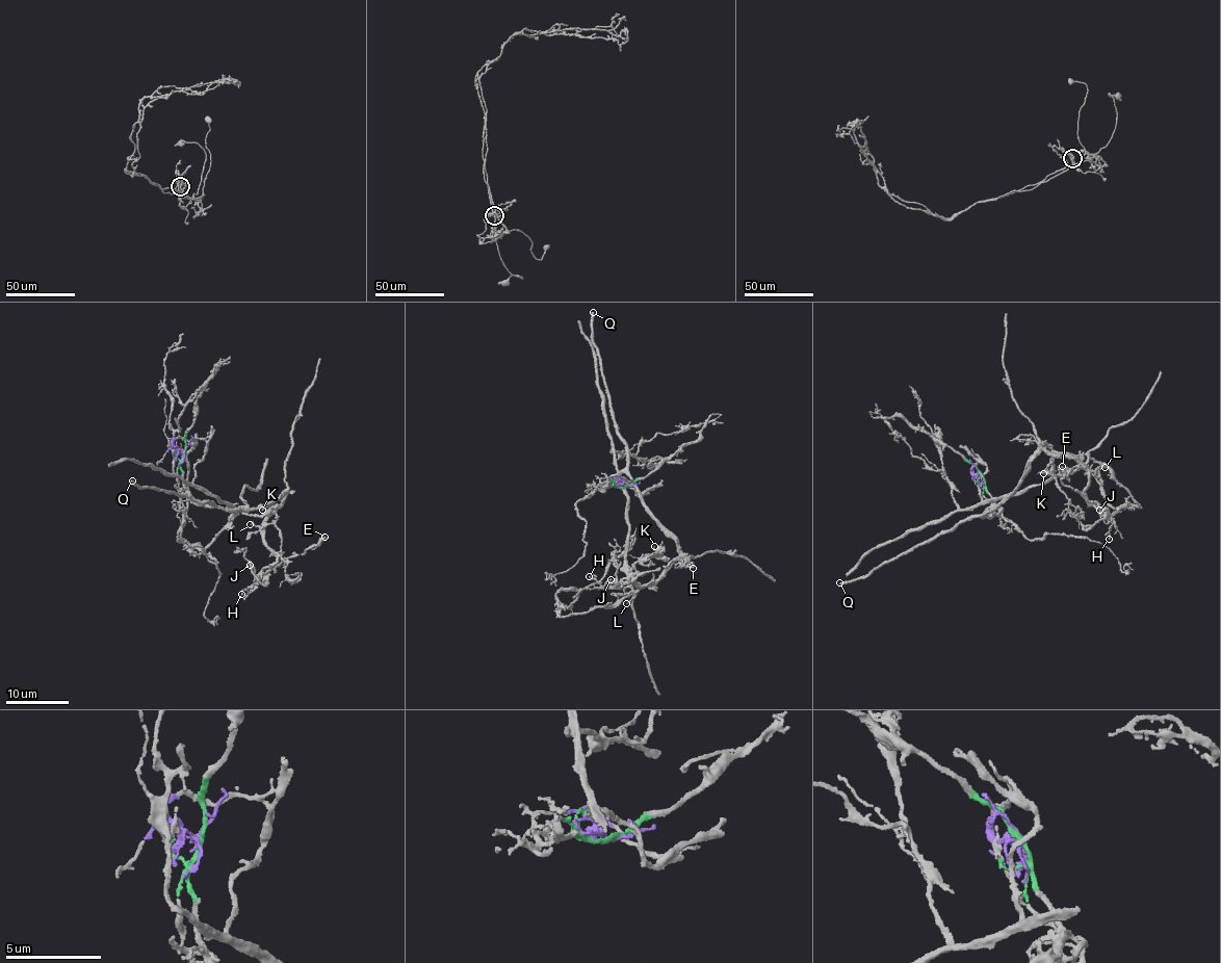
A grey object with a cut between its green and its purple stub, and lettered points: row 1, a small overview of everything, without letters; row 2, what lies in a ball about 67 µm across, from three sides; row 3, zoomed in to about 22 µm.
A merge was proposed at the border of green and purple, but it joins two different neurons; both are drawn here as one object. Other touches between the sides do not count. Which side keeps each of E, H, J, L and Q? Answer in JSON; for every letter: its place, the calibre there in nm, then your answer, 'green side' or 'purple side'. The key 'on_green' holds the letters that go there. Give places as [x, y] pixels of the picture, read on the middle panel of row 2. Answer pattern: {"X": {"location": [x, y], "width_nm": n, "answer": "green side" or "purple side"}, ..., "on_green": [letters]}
{"E": {"location": [693, 568], "width_nm": 140, "answer": "green side"}, "H": {"location": [589, 576], "width_nm": 170, "answer": "green side"}, "J": {"location": [611, 579], "width_nm": 130, "answer": "green side"}, "L": {"location": [626, 603], "width_nm": 160, "answer": "green side"}, "Q": {"location": [593, 312], "width_nm": 280, "answer": "green side"}, "on_green": ["E", "H", "J", "L", "Q"]}

